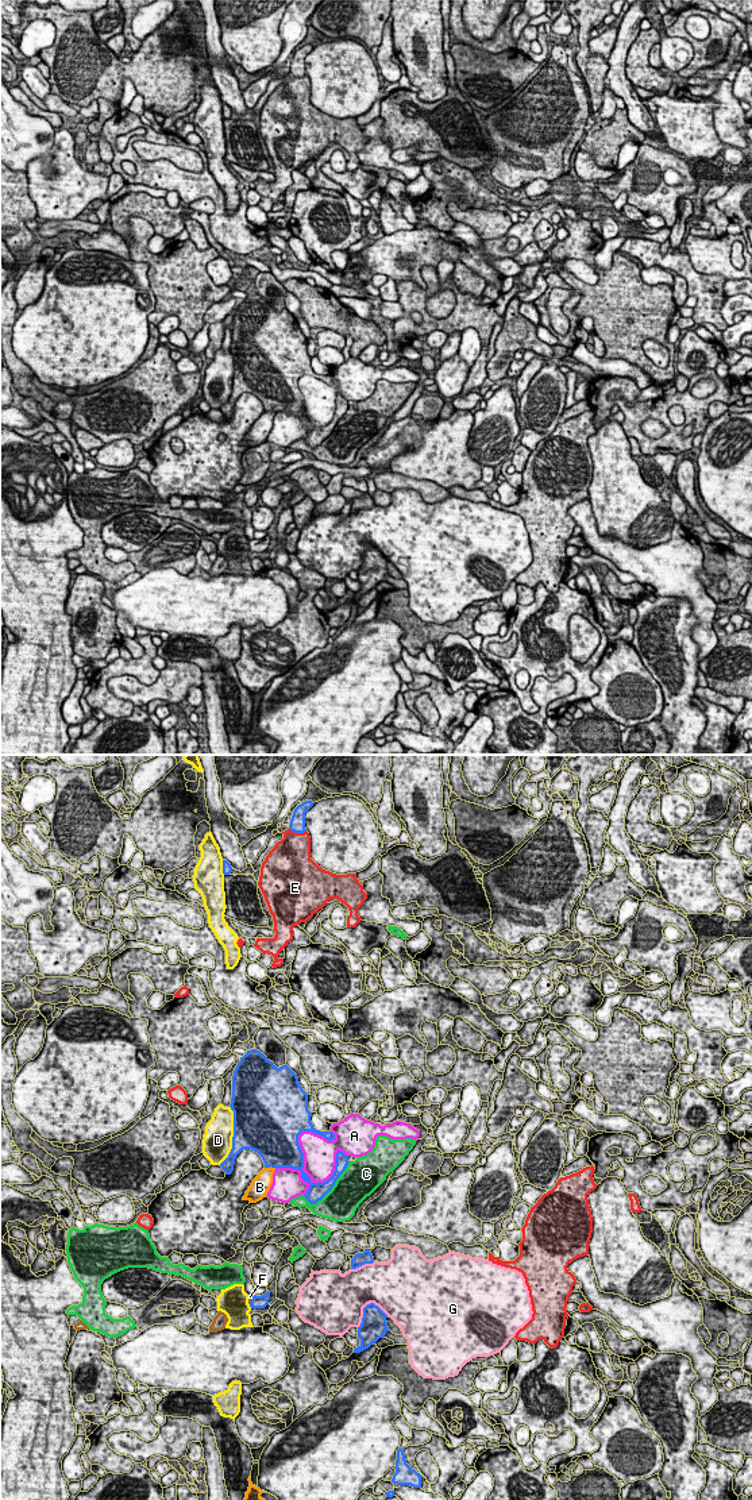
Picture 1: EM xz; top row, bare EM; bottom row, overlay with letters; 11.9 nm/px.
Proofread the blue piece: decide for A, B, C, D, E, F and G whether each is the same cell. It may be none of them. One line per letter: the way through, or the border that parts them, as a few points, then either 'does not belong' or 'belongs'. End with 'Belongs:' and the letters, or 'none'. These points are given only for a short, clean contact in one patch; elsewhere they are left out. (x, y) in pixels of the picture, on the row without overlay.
A: does not belong
B: does not belong
C: does not belong
D: does not belong
E: does not belong
F: across xz (257, 546), (250, 544), (250, 540) | belongs
G: does not belong
Belongs: F

